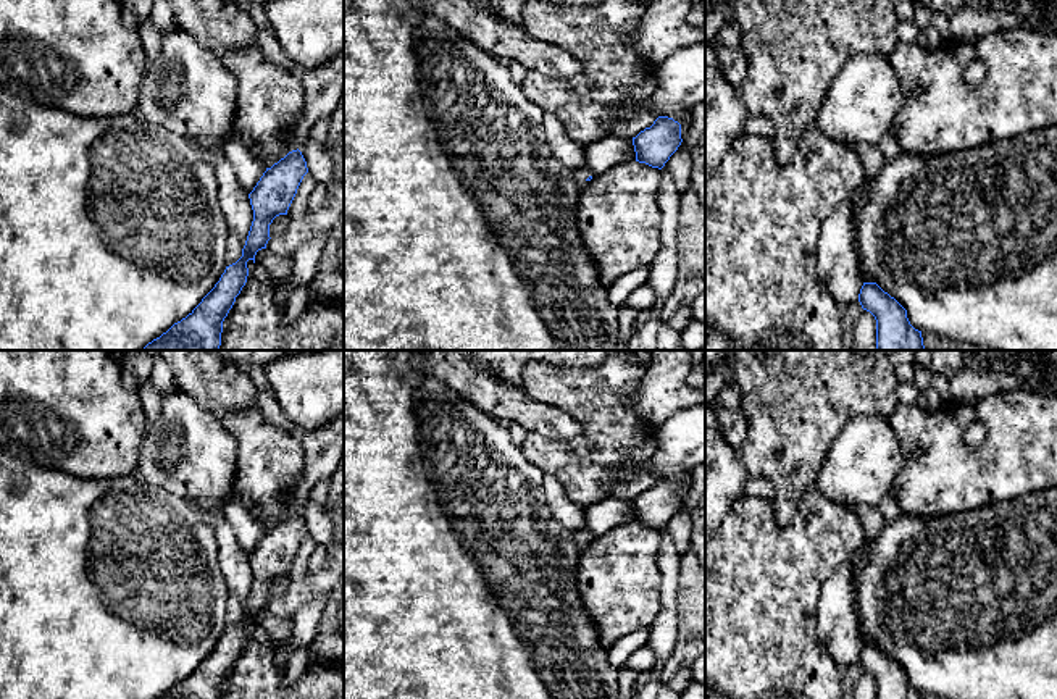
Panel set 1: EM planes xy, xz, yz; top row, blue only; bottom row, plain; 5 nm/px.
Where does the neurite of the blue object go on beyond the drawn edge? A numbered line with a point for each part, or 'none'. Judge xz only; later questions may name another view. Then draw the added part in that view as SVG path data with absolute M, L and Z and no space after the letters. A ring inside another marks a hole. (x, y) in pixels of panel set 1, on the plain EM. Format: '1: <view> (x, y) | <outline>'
1: xz (580, 536) | M583 528L583 529L573 529L573 533L571 533L571 538L573 538L573 541L574 542L578 542L579 546L586 546L587 542L587 539L589 538L595 538L587 528Z

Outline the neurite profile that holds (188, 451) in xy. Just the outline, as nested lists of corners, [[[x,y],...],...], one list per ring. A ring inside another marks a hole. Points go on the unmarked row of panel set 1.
[[[176,389],[161,396],[160,418],[144,429],[137,473],[145,483],[184,499],[211,499],[224,505],[234,497],[237,446],[219,418],[205,412],[192,397]]]

